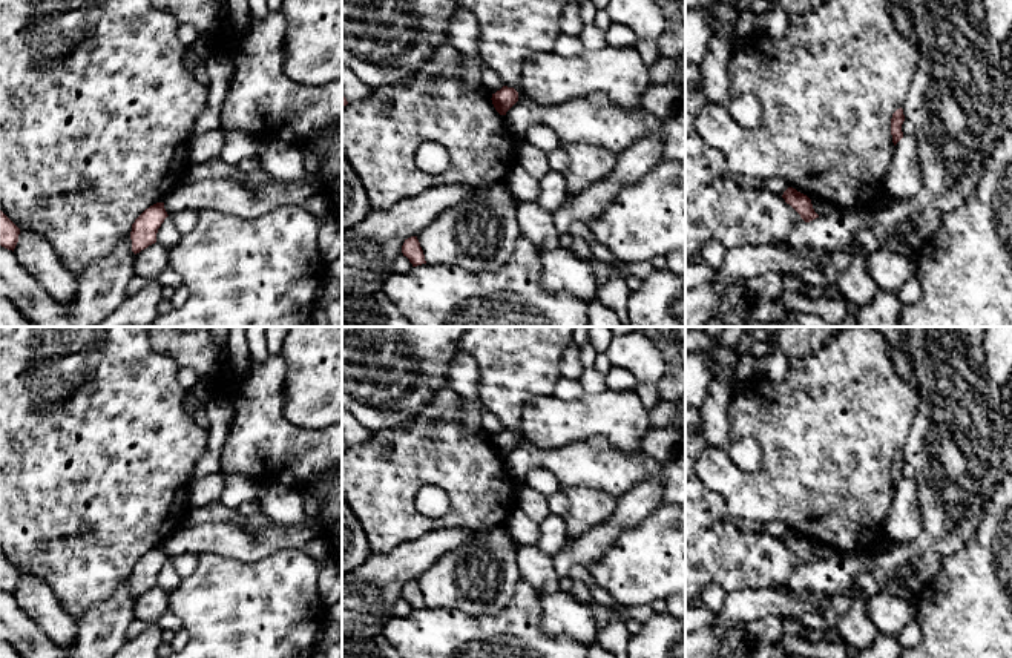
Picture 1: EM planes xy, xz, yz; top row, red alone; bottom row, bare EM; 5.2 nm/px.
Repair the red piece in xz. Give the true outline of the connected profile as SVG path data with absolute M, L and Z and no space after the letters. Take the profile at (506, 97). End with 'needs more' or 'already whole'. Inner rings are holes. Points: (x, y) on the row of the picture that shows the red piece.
M503 86L500 90L492 94L492 104L500 115L506 112L518 101L518 92L514 87Z; already whole

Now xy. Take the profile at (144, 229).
M156 202L135 219L130 232L132 252L135 255L156 242L158 229L167 216L164 202Z; already whole

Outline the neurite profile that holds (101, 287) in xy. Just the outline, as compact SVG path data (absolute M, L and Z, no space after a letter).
M130 235L121 238L113 250L90 262L75 275L77 291L69 302L60 302L72 327L98 327L127 298L135 276L135 253Z

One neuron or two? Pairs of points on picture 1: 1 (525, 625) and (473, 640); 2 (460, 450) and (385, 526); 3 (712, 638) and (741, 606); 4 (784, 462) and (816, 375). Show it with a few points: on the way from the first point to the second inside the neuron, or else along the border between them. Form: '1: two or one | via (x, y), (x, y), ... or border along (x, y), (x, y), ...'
1: one | via (512, 637), (509, 640), (485, 640)
2: one | via (437, 456), (390, 503)
3: one | via (718, 631), (733, 614)
4: one | via (805, 440), (816, 430), (816, 396)

